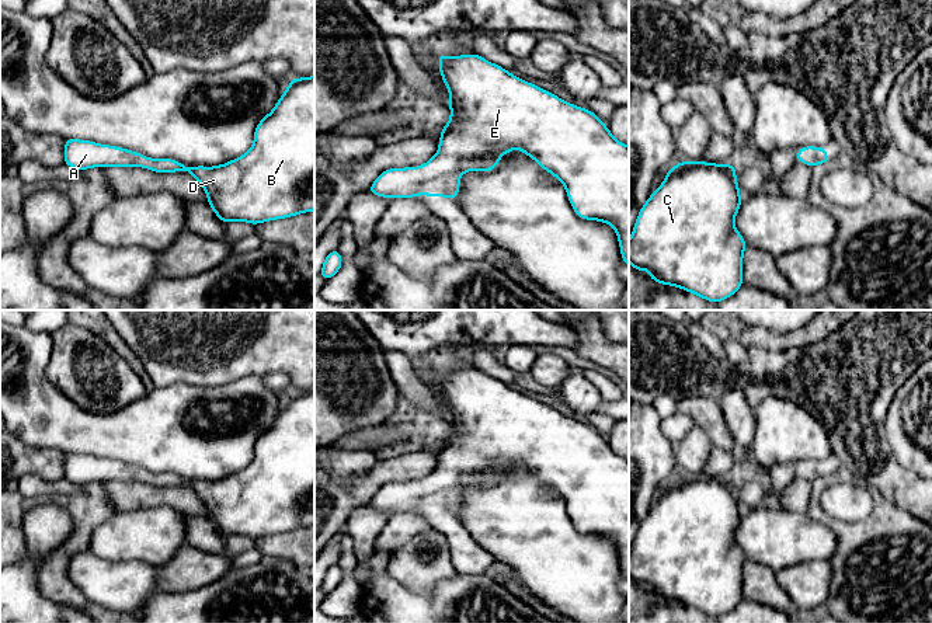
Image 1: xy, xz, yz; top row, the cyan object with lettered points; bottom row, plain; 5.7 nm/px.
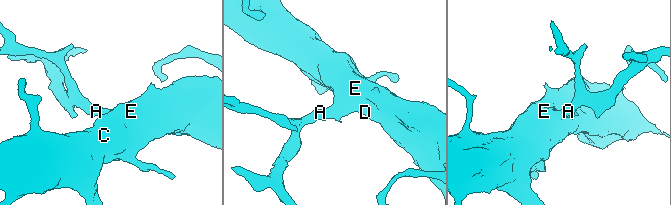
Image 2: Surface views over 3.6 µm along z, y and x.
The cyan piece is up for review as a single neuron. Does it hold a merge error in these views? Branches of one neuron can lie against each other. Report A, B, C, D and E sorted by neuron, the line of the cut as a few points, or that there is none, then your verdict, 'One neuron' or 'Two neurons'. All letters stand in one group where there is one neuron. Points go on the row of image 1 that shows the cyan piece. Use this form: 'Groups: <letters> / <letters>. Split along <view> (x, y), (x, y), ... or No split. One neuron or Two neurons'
Groups: A B C D E. No split. One neuron

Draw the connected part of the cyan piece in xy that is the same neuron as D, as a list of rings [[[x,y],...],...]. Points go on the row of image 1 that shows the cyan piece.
[[[314,76],[292,79],[274,109],[255,126],[254,143],[250,150],[226,164],[189,167],[173,159],[149,159],[133,150],[79,139],[65,139],[63,150],[63,163],[76,170],[115,166],[145,167],[154,173],[187,171],[202,185],[208,195],[208,205],[225,225],[239,220],[255,226],[268,220],[292,217],[314,210]]]

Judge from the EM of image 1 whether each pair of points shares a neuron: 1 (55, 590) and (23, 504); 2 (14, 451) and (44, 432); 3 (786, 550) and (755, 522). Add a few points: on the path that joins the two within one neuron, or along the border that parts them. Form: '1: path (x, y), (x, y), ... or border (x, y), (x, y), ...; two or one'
1: path (61, 557), (80, 538), (80, 517), (55, 500); one
2: border (14, 434), (28, 445), (58, 449); two
3: path (779, 543), (762, 529); one

